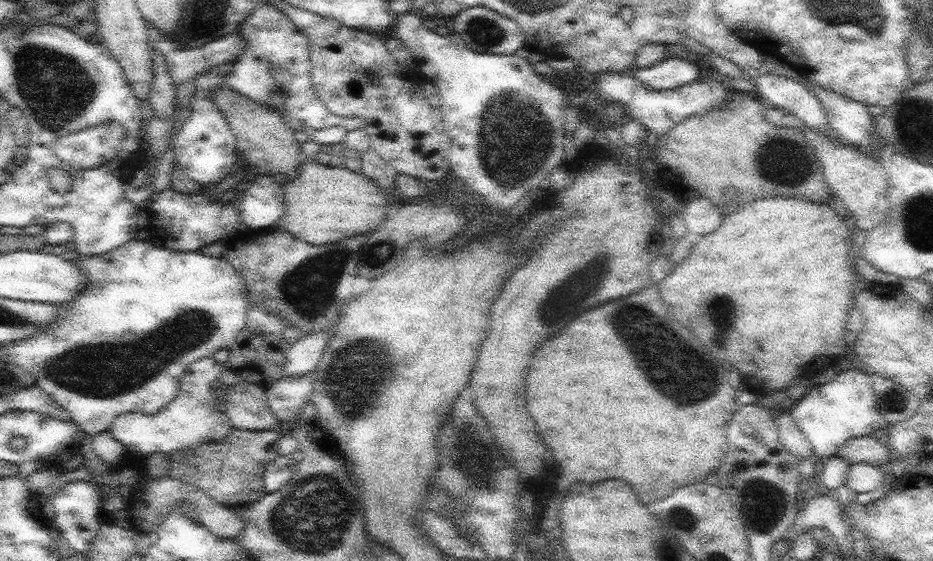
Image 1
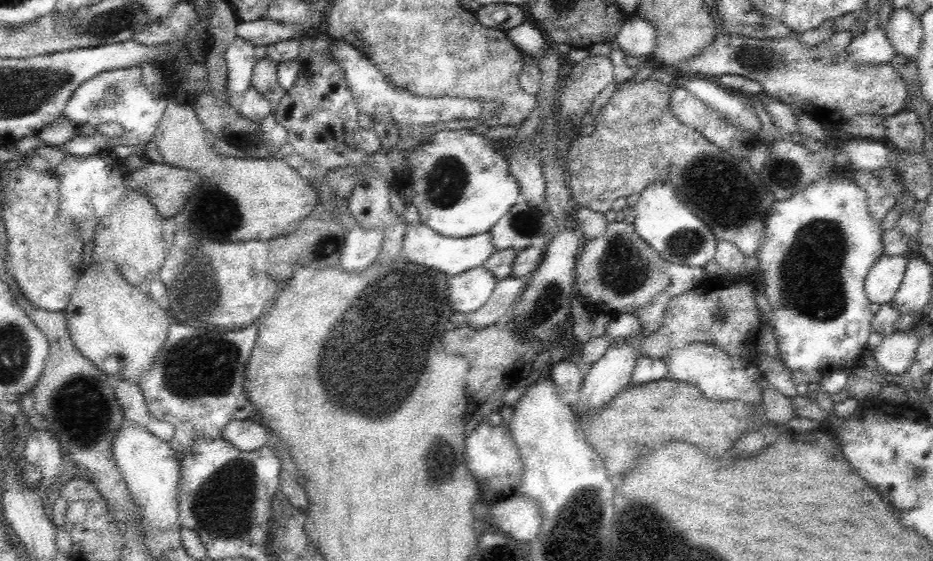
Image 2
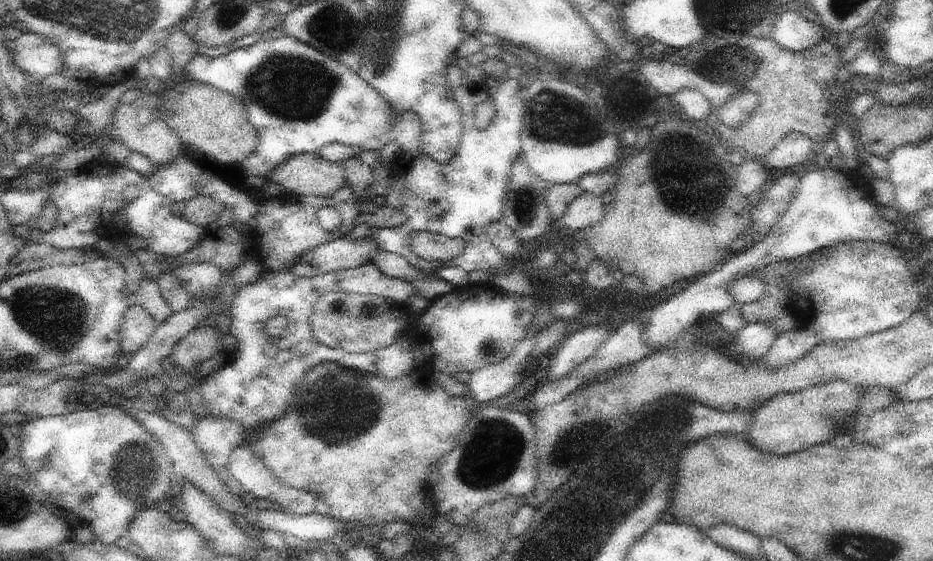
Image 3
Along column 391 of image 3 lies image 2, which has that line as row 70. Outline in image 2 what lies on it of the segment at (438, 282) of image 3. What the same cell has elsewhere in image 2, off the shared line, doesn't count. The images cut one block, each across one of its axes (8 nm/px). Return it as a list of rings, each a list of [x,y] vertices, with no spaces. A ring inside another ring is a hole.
[[[265,56],[256,62],[251,78],[252,86],[270,101],[272,113],[276,111],[280,100],[282,100],[286,92],[286,89],[282,88],[282,85],[277,80],[278,65]]]

